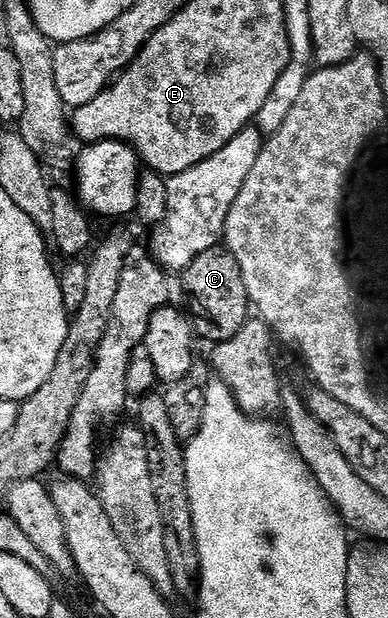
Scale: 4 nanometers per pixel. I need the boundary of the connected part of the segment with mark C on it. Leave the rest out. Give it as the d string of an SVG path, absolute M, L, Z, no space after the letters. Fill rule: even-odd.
M215 247L192 259L190 266L184 270L184 282L187 294L191 298L194 296L199 307L214 320L214 326L208 329L209 335L231 337L245 327L252 313L252 302L242 278L242 268L229 249Z

